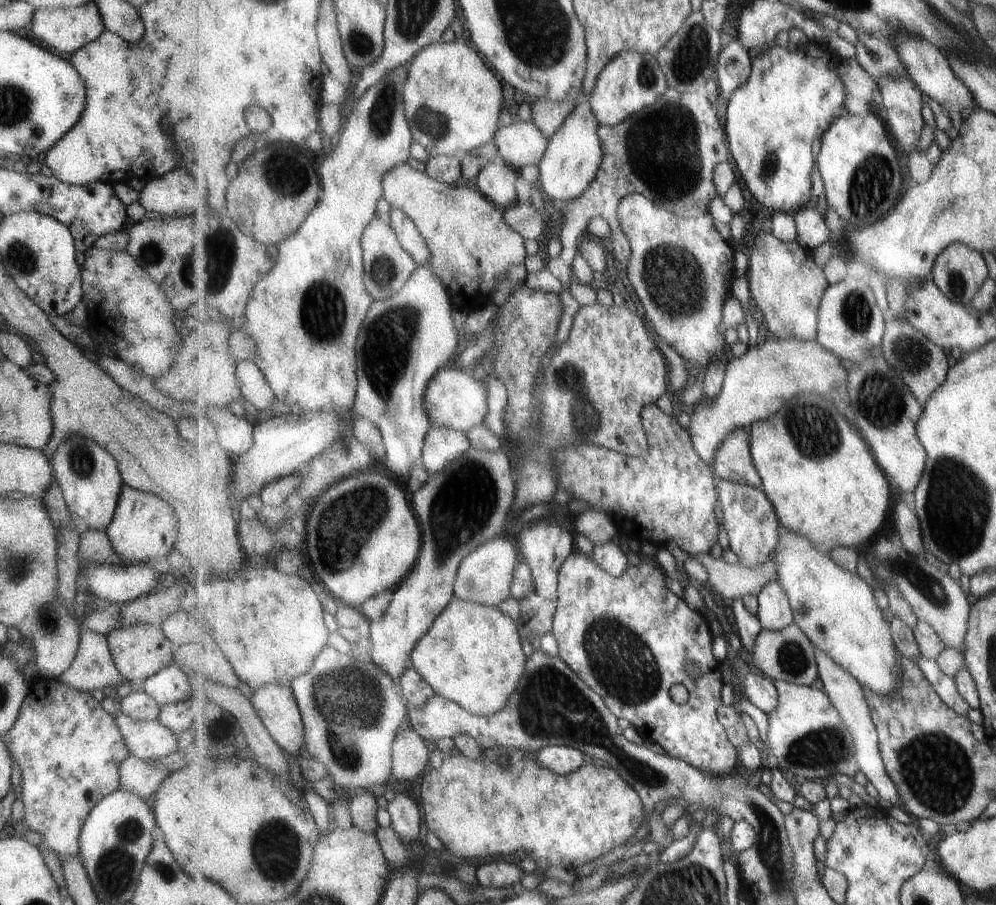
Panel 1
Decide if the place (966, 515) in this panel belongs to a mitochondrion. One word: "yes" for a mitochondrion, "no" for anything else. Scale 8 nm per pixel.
yes

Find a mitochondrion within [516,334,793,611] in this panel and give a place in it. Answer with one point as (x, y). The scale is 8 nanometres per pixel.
(570, 382)

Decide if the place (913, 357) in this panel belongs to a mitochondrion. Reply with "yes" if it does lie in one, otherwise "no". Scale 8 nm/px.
yes

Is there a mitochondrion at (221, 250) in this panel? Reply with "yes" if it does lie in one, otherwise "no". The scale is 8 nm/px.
yes

